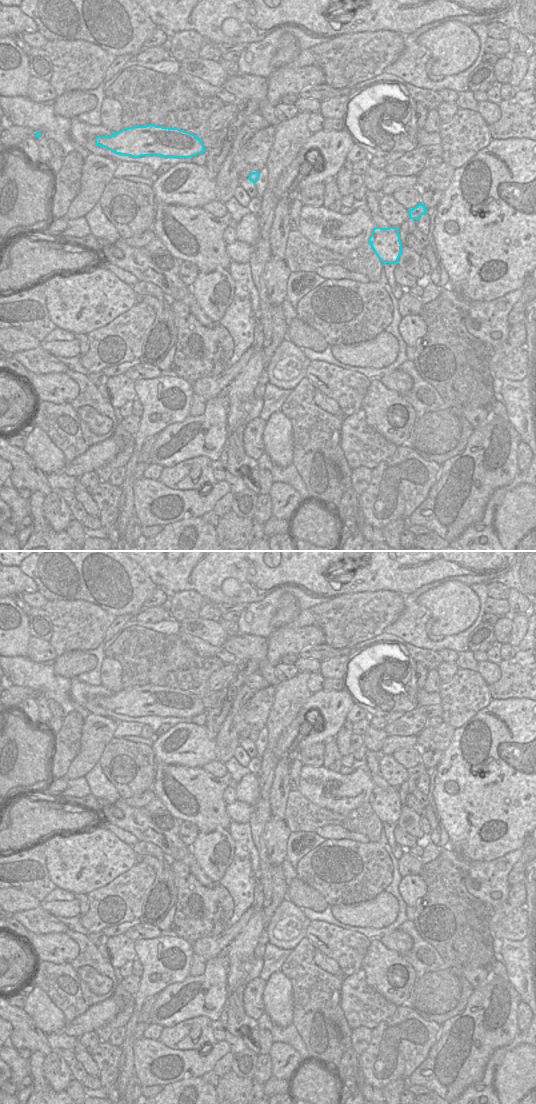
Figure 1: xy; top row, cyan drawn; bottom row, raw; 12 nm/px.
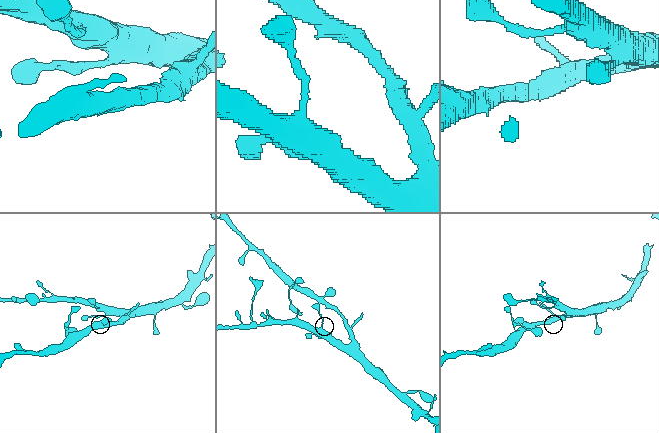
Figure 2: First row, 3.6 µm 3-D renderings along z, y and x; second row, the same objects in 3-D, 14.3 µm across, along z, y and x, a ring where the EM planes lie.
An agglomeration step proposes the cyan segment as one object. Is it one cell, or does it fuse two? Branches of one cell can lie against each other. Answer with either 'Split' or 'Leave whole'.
Leave whole

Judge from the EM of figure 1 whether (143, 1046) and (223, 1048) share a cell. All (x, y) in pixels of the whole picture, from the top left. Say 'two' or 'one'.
one

